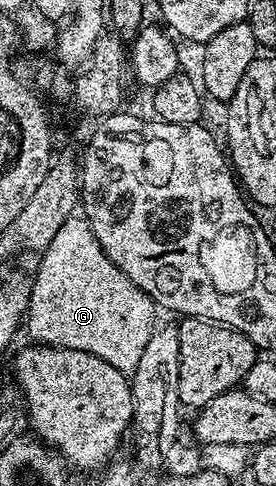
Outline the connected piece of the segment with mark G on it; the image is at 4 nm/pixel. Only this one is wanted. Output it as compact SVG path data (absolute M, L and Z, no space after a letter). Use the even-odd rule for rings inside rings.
M72 215L67 218L50 245L40 254L41 266L35 276L35 313L37 309L37 337L42 346L58 349L74 349L87 351L118 369L120 373L131 375L135 367L139 367L139 359L143 356L143 347L147 347L147 339L153 333L155 322L153 300L146 295L99 247L95 235L91 231L84 216Z

